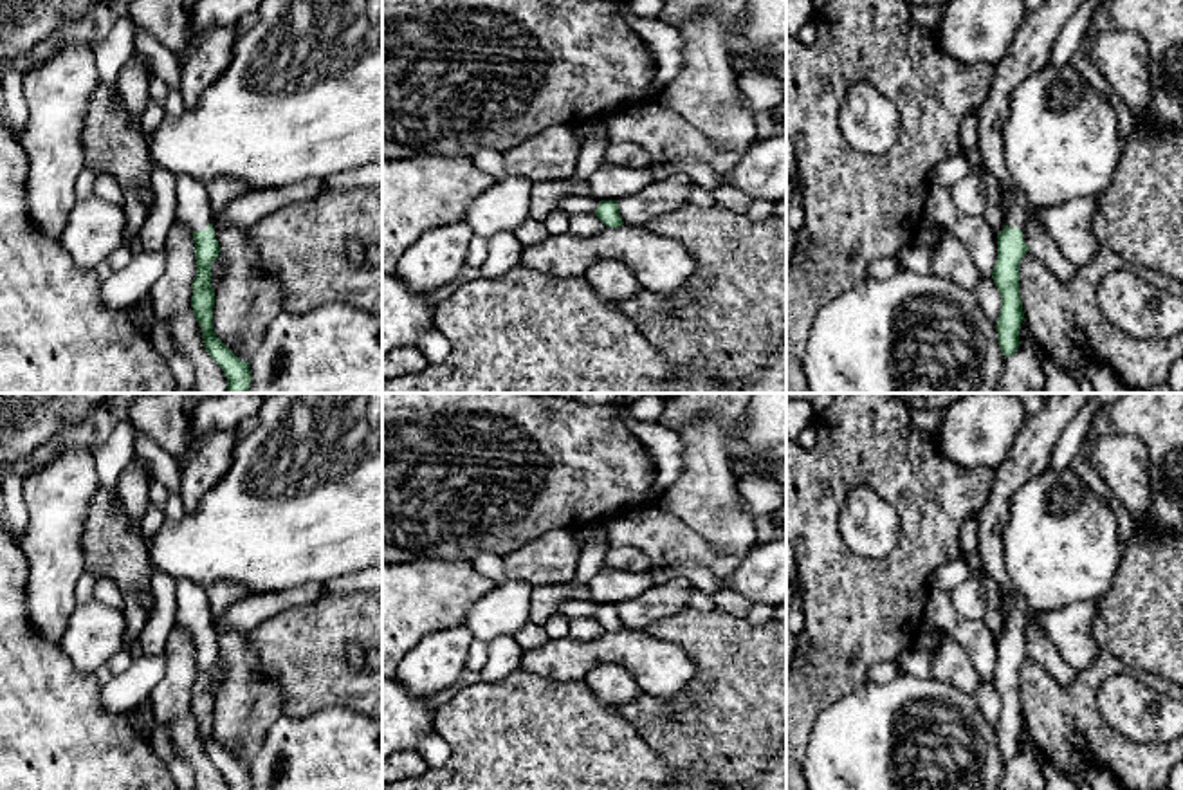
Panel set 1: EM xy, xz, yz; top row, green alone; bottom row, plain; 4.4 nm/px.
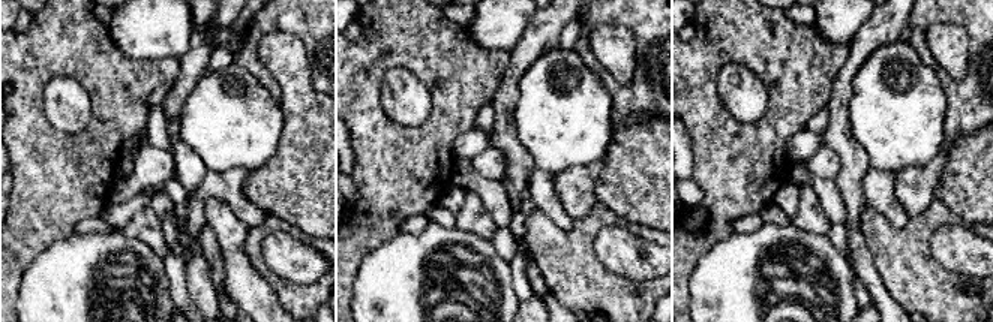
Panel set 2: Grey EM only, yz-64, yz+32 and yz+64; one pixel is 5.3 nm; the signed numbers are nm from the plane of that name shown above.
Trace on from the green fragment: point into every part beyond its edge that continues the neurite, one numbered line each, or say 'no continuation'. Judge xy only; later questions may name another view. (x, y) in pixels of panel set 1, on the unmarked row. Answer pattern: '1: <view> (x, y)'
1: xy (193, 614)

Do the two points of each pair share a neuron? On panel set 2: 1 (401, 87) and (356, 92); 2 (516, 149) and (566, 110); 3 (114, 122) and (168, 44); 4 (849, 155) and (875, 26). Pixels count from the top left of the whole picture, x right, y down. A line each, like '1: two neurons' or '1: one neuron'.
1: two neurons
2: two neurons
3: two neurons
4: one neuron

